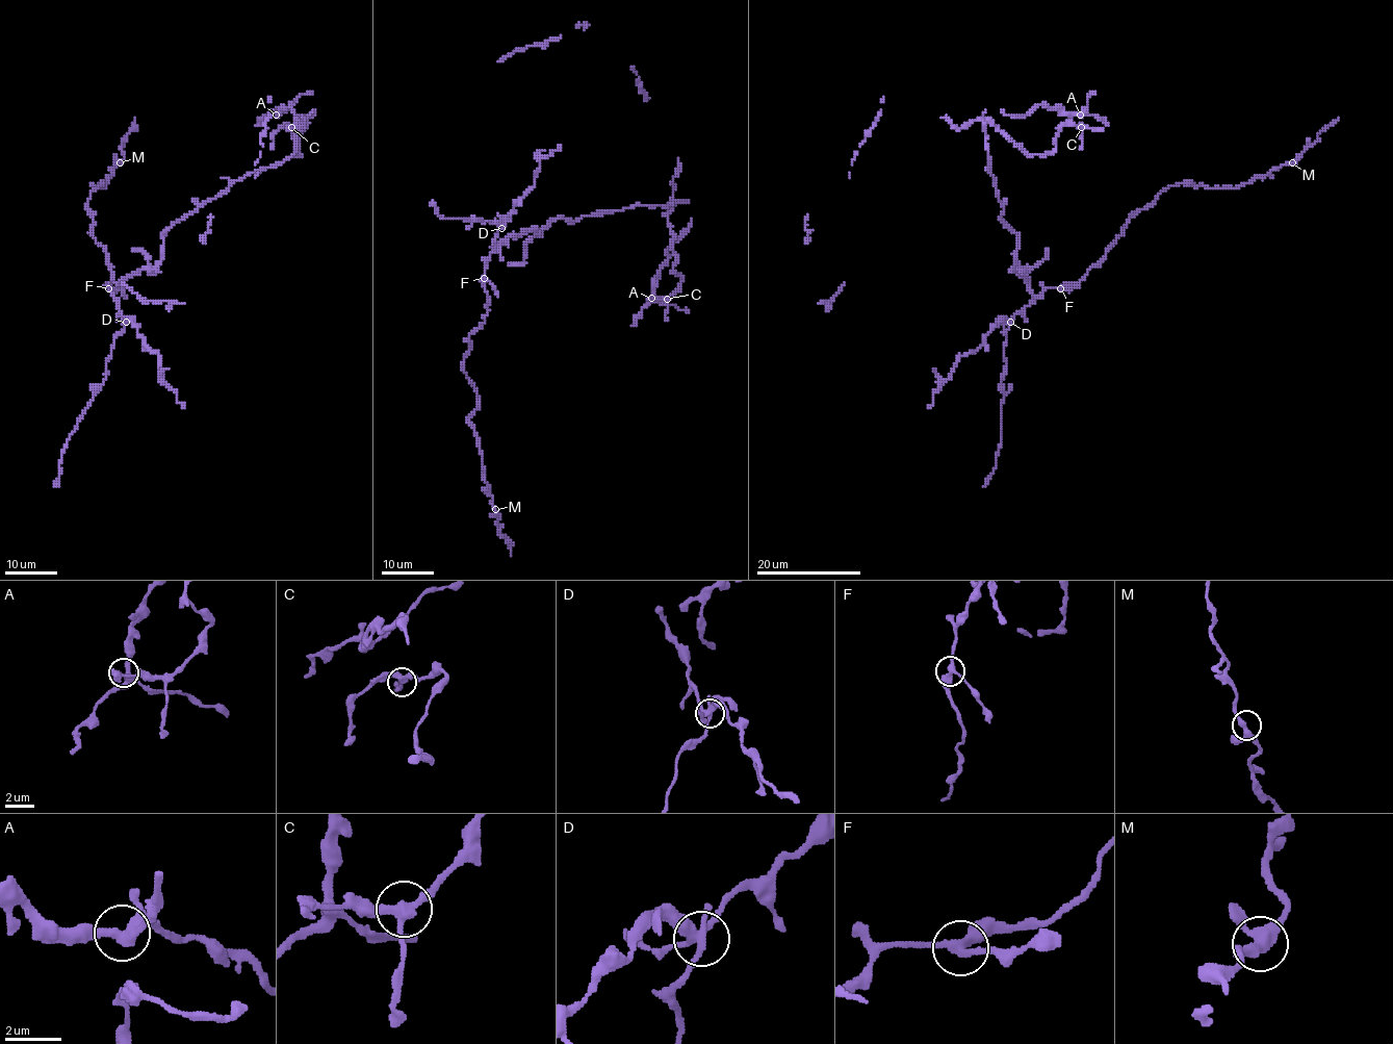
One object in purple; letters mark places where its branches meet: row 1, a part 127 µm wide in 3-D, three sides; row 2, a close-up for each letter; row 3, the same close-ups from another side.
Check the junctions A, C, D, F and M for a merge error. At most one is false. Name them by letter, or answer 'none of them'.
D

